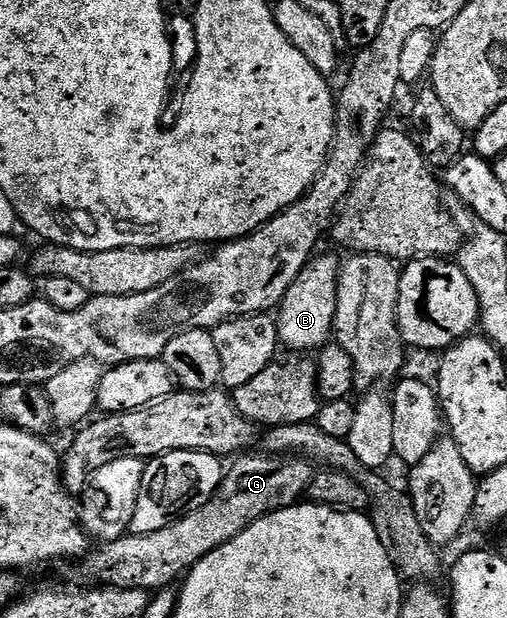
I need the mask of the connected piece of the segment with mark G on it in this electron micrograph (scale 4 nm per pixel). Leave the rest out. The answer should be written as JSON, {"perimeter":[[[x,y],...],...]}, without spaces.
{"perimeter":[[[251,452],[249,455],[238,455],[222,474],[222,481],[217,491],[212,496],[193,507],[186,509],[181,516],[159,530],[147,534],[134,534],[129,531],[122,534],[114,541],[107,541],[93,553],[87,552],[81,558],[78,573],[83,577],[83,582],[94,587],[109,587],[111,589],[144,589],[157,591],[171,586],[183,575],[190,572],[190,568],[198,561],[203,561],[212,551],[216,551],[224,543],[228,543],[245,531],[252,523],[270,513],[286,509],[290,505],[297,505],[307,496],[310,484],[316,469],[305,457],[288,457],[285,455],[265,455]]]}

